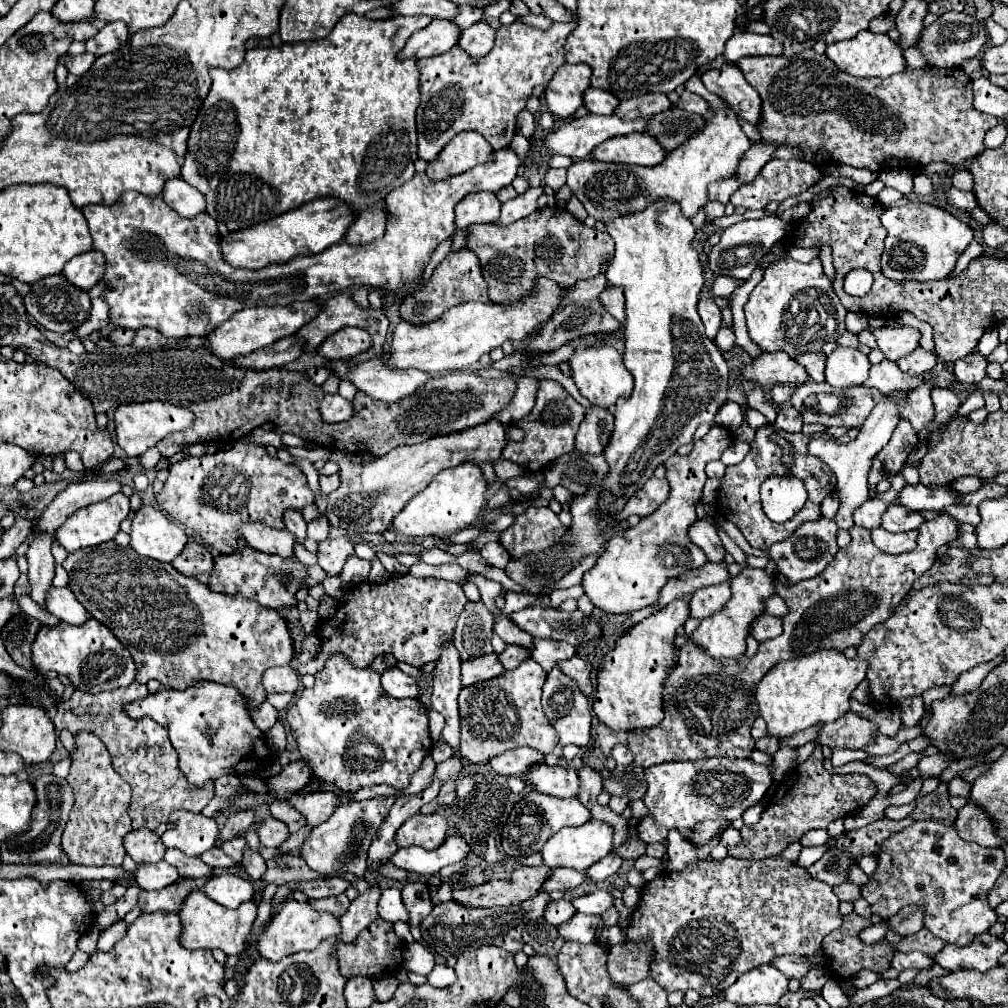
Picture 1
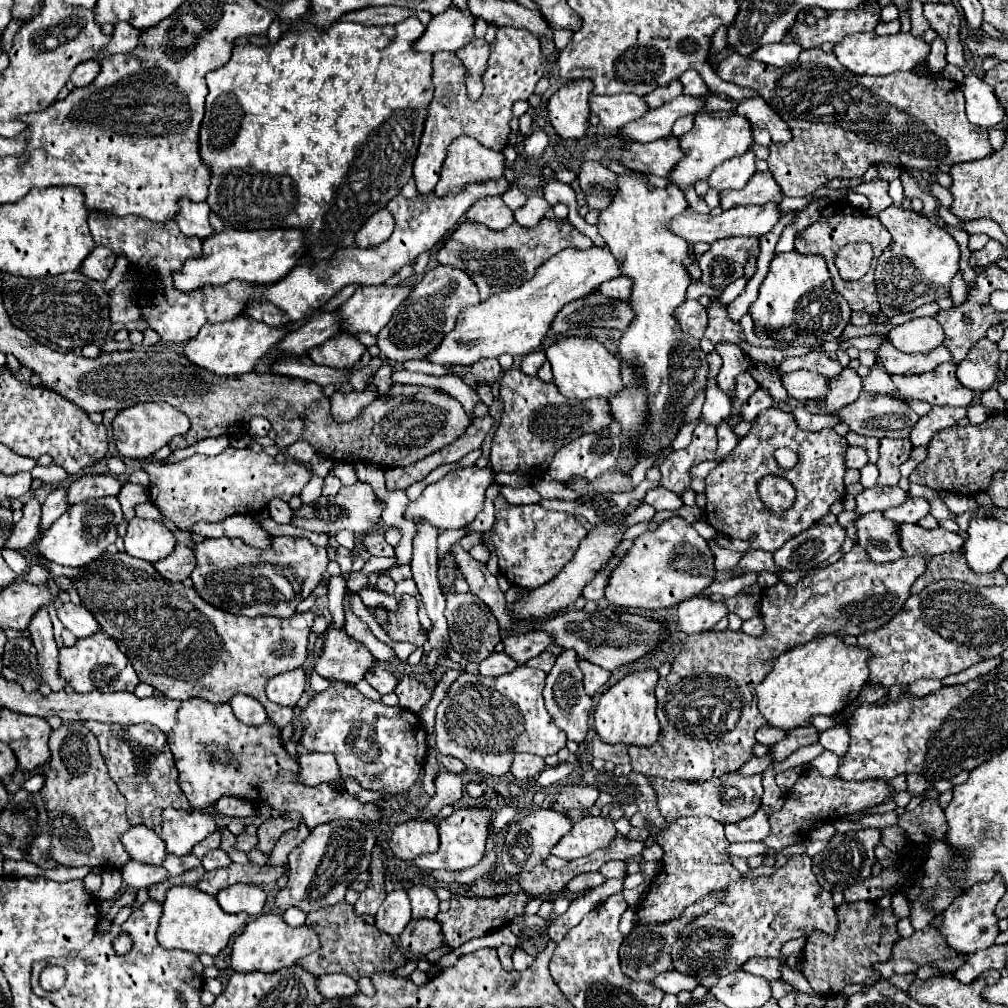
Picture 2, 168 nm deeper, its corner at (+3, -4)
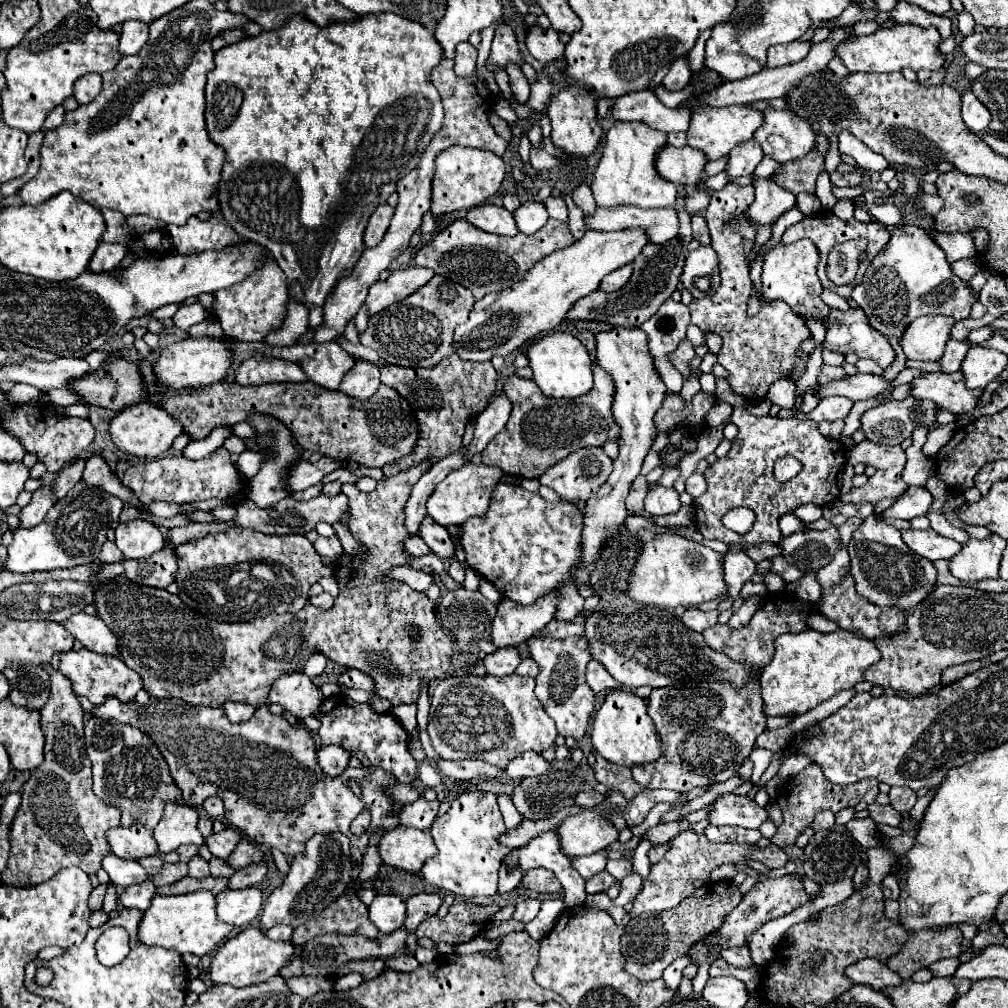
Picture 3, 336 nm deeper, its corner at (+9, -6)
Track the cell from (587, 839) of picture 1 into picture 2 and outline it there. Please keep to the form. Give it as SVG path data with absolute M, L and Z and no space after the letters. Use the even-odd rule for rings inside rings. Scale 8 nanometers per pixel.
M582 818L574 822L572 830L560 838L560 842L552 848L552 854L564 860L576 860L582 856L590 856L600 848L608 848L616 838L614 822L610 818Z

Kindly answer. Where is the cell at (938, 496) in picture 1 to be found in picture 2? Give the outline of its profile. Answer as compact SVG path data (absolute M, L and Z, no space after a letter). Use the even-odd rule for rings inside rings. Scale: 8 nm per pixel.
M874 486L874 488L866 488L864 492L860 492L856 496L856 514L868 514L874 510L888 510L892 506L900 506L904 500L908 498L908 494L904 490L900 490L898 486Z

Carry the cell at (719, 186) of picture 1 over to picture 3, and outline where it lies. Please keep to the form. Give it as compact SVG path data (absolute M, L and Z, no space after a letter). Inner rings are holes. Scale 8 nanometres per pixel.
M756 140L738 144L728 154L728 162L726 162L726 170L724 170L728 174L728 180L732 182L734 178L740 178L740 176L752 176L754 168L762 160L762 156L764 156L762 148L760 148L760 144L756 144Z

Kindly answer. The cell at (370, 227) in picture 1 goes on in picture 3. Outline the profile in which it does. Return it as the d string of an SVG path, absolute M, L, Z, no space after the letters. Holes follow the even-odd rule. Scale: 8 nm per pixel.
M388 204L376 208L376 212L370 216L370 222L368 222L366 232L364 232L366 248L374 248L384 238L386 230L388 230L388 224L392 220L392 214L394 214L394 208L390 208Z

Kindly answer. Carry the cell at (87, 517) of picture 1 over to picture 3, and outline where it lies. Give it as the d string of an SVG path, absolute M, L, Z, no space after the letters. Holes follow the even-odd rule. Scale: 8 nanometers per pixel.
M76 484L64 498L64 504L60 502L52 506L42 524L14 532L14 542L8 546L8 560L4 568L24 574L34 570L74 568L78 564L90 564L98 560L102 544L106 542L106 532L118 524L118 514L124 504L126 502L108 496L108 492L100 488Z

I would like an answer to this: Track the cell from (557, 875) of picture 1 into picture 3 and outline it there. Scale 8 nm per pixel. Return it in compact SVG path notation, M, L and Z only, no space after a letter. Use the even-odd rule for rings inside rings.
M604 870L604 872L598 872L598 874L592 876L590 880L586 880L586 892L588 892L588 894L606 892L614 882L616 882L616 878L610 876L606 870Z

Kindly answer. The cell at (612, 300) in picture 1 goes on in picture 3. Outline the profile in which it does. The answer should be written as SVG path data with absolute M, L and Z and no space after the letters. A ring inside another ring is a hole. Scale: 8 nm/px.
M626 264L626 266L614 270L612 274L608 274L608 276L600 282L600 290L604 290L604 292L616 292L616 290L620 290L620 288L630 280L632 270L634 270L632 264Z

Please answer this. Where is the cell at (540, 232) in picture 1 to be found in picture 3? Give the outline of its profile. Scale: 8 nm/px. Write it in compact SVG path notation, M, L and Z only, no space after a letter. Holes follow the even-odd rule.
M456 220L446 230L438 232L430 244L426 244L414 258L418 266L430 268L440 276L446 276L464 288L468 288L476 300L482 300L490 292L502 292L518 282L540 258L568 248L576 238L570 234L568 224L560 220L548 220L536 234L496 236L480 232L468 220Z

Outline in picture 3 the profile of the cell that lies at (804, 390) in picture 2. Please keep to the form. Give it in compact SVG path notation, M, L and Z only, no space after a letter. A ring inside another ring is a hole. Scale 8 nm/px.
M856 372L854 376L846 376L846 378L840 378L840 380L830 380L824 386L818 384L810 392L816 394L818 398L846 396L852 402L858 402L858 400L866 400L866 398L872 398L872 396L884 392L888 386L890 386L890 382L882 380L880 376Z

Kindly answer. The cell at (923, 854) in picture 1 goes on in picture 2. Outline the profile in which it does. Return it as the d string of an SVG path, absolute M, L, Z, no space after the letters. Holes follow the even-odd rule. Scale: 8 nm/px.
M994 878L988 884L974 884L970 892L962 892L960 896L956 896L954 902L944 910L944 922L940 926L940 934L956 952L974 954L994 944L994 938L1000 934L994 908L998 900L1004 896L1004 890L1006 888L1000 882L1000 878Z

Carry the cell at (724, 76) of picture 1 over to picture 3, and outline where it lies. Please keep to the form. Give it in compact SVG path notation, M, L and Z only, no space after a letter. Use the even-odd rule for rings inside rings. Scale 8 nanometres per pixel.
M764 110L762 114L764 114L764 124L754 132L754 140L762 146L762 152L766 156L774 158L776 162L788 162L788 160L806 156L806 152L812 148L816 136L804 120L800 120L796 114L792 114L788 110Z

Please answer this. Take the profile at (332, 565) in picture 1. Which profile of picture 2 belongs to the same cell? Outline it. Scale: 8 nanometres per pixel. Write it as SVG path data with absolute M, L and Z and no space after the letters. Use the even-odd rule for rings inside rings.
M240 538L202 540L194 544L196 568L190 578L200 598L230 614L288 618L298 602L306 600L326 572L326 548L314 546L308 538L272 538L270 548L252 548Z

